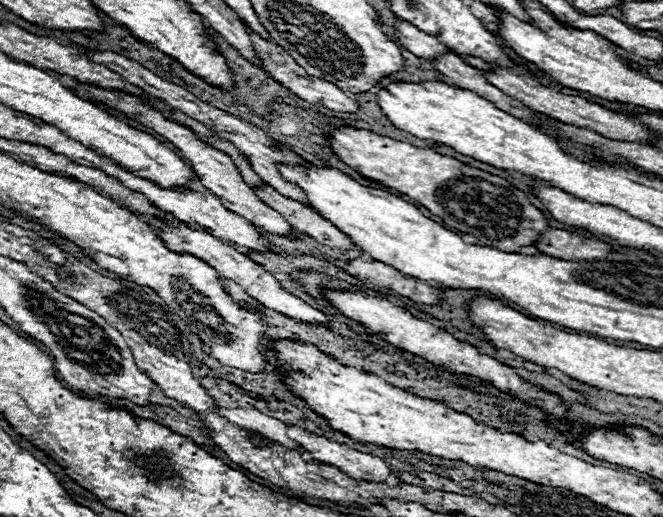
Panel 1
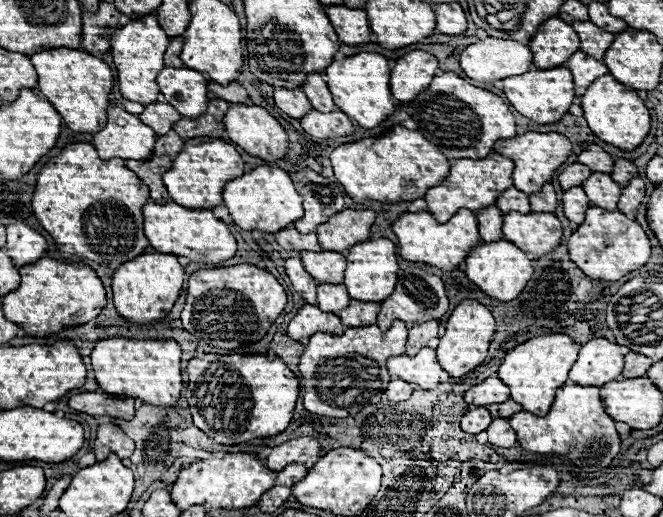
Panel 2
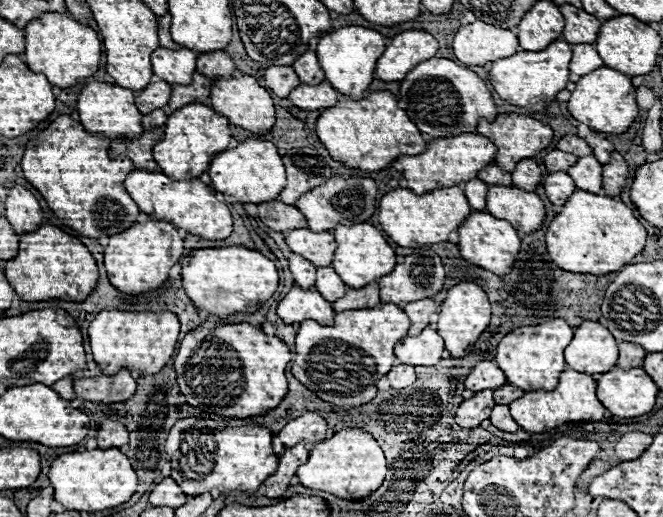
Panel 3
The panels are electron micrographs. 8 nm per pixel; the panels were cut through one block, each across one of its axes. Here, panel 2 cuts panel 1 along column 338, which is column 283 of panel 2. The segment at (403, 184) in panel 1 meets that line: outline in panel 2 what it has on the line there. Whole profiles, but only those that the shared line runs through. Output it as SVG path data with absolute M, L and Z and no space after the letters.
M230 104L226 116L224 116L224 126L226 126L226 132L228 132L228 138L244 148L248 154L256 156L256 158L262 158L266 162L276 162L276 160L282 160L286 154L288 154L288 136L284 132L284 128L280 126L280 122L270 116L264 108L260 106L246 106L246 104Z

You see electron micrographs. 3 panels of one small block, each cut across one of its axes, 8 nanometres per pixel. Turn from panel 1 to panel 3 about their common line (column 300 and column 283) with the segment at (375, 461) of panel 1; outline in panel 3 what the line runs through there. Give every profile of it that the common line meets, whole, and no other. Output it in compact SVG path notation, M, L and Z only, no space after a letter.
M306 412L300 418L288 422L278 434L284 448L290 448L290 444L298 444L298 440L306 440L306 446L314 446L318 444L318 440L326 440L326 436L326 420L320 418L316 412Z

